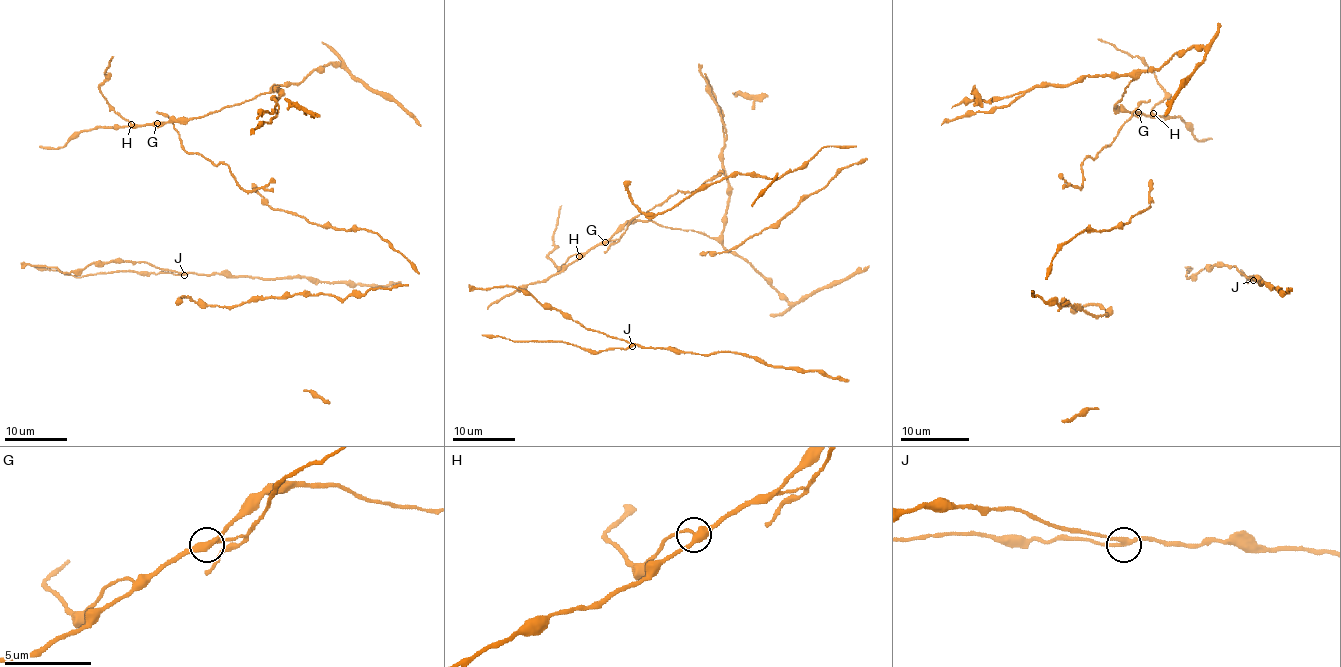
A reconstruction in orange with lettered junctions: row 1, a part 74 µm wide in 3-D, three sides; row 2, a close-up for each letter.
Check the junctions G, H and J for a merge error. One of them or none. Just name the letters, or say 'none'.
G

